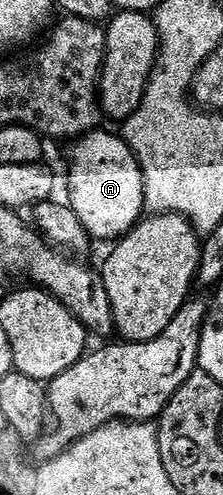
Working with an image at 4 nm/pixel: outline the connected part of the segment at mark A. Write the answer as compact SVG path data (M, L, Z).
M95 131L73 142L68 204L91 238L113 242L143 220L144 181L134 153L117 132Z

